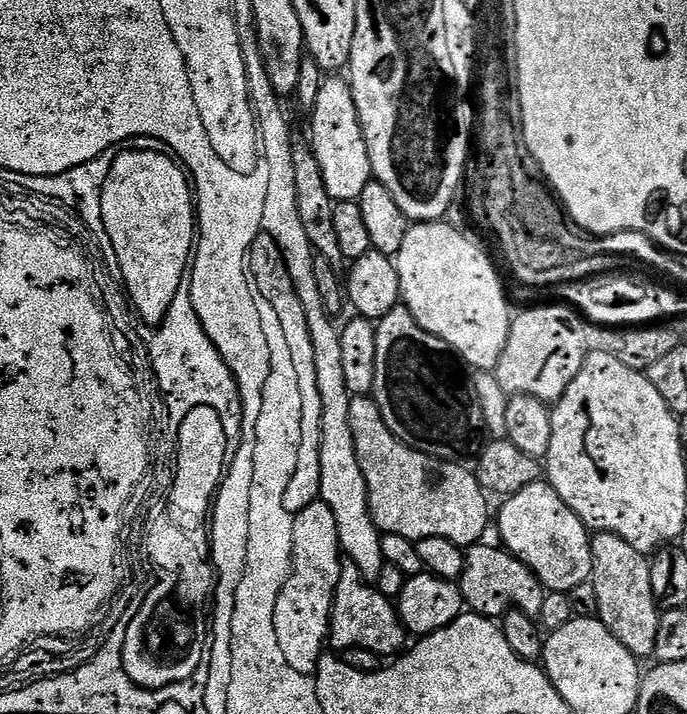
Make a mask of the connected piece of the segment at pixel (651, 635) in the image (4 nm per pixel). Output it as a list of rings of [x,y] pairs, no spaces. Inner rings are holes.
[[[596,532],[592,541],[592,578],[594,591],[598,593],[598,619],[637,658],[651,657],[656,651],[658,622],[661,609],[654,598],[654,586],[650,584],[652,565],[643,552],[634,550],[630,542],[613,532]]]

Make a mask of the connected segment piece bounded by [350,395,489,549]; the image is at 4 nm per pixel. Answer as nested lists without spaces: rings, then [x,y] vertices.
[[[371,395],[353,396],[350,402],[350,430],[354,434],[358,466],[362,466],[362,474],[366,478],[370,514],[381,533],[401,535],[413,542],[422,538],[446,538],[462,549],[479,545],[485,539],[489,497],[471,467],[463,468],[465,465],[455,460],[439,460],[401,442],[390,426],[386,426],[380,408]]]

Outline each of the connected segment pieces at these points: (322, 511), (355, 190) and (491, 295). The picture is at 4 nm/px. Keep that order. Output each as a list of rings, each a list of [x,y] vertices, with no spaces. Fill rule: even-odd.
[[[317,499],[307,504],[301,512],[295,513],[292,521],[292,558],[295,561],[292,573],[286,579],[284,601],[282,601],[282,642],[286,658],[294,662],[309,662],[323,655],[329,639],[329,624],[332,616],[332,604],[338,590],[339,574],[342,561],[338,522],[334,522],[334,510],[326,502]]]
[[[332,74],[321,83],[318,90],[318,102],[310,113],[312,120],[312,141],[310,147],[318,158],[318,164],[322,166],[322,176],[326,178],[326,190],[330,190],[330,198],[337,202],[342,200],[359,201],[362,190],[372,181],[372,163],[370,154],[366,150],[364,131],[358,118],[358,110],[354,106],[354,94],[351,83],[343,75]]]
[[[416,222],[409,227],[394,263],[400,279],[403,307],[412,311],[418,326],[445,340],[473,369],[492,370],[507,344],[514,316],[508,313],[508,300],[504,297],[504,288],[491,258],[471,238],[471,235],[459,233],[445,222]]]

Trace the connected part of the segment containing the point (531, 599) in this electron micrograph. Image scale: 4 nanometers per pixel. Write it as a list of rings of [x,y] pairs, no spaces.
[[[484,542],[475,551],[465,551],[464,569],[458,585],[460,593],[464,595],[465,605],[472,606],[476,600],[475,611],[479,615],[500,618],[509,610],[519,610],[533,618],[539,618],[542,614],[542,602],[546,595],[544,584],[517,556],[503,547],[491,548],[488,542]]]

